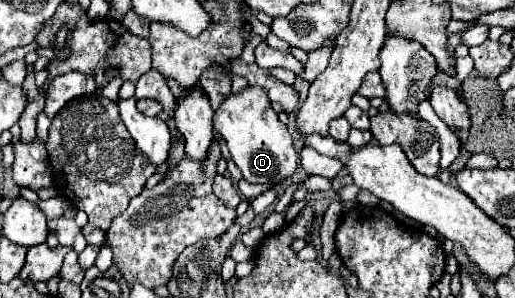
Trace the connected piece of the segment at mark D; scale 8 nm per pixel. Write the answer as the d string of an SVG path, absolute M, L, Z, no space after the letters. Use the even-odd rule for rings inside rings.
M246 87L238 95L228 95L214 113L214 129L226 139L228 151L248 183L268 183L278 187L298 169L298 153L288 127L278 119L270 99L260 87Z

